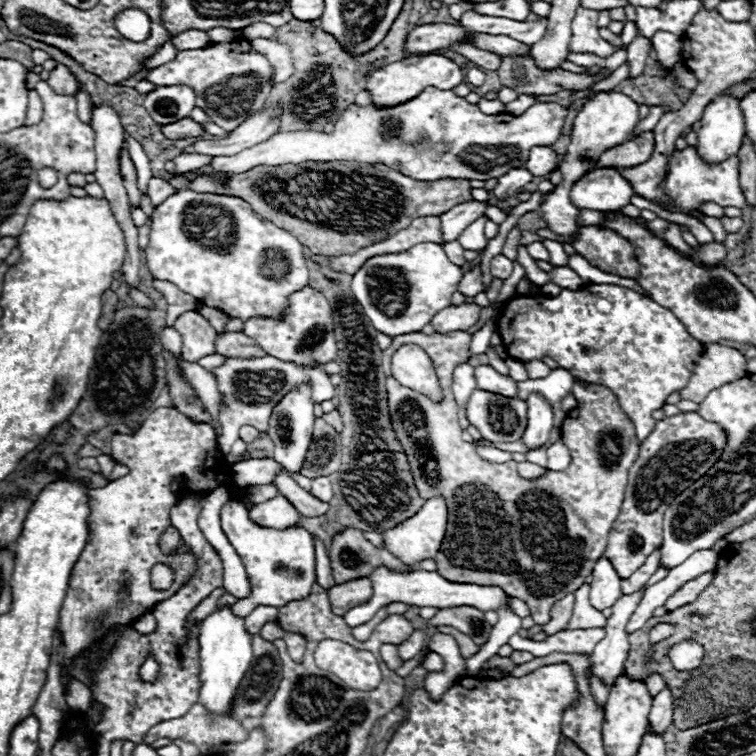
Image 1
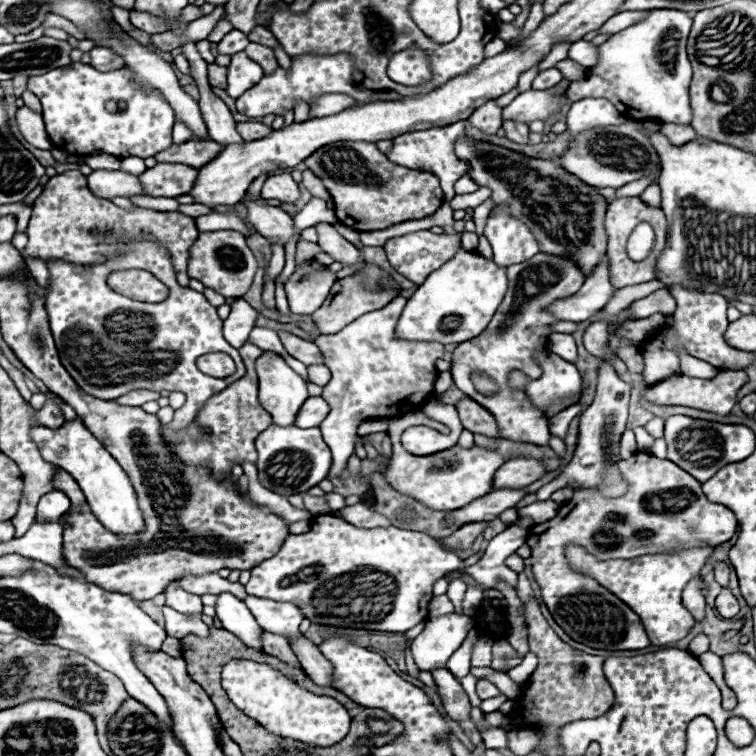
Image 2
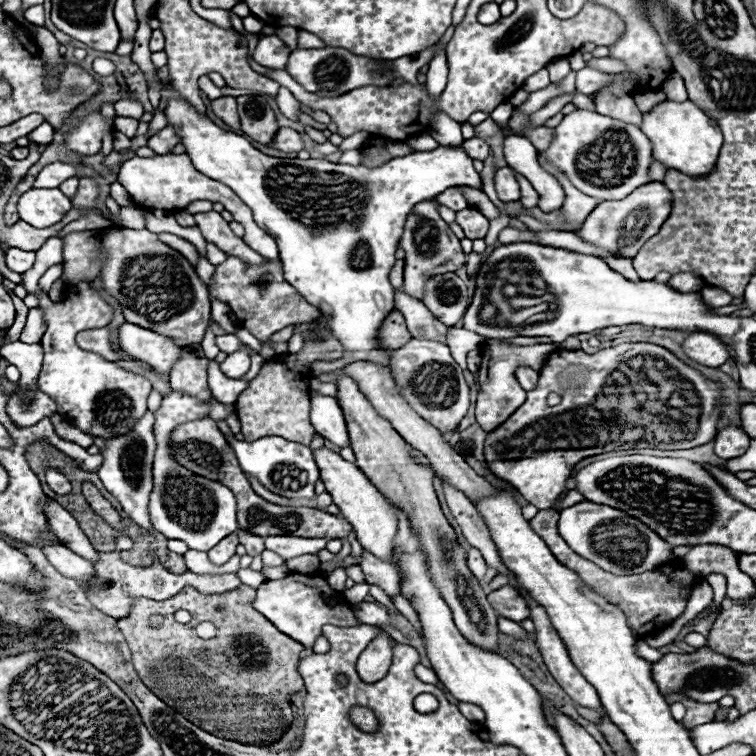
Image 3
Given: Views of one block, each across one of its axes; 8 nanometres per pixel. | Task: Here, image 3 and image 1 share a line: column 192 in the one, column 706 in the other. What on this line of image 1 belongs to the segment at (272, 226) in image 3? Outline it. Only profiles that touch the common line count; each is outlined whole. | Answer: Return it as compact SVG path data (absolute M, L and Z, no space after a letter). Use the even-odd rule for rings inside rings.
M718 96L706 106L702 126L696 132L696 152L706 164L720 164L722 160L736 156L746 136L744 116L740 102L730 96Z

